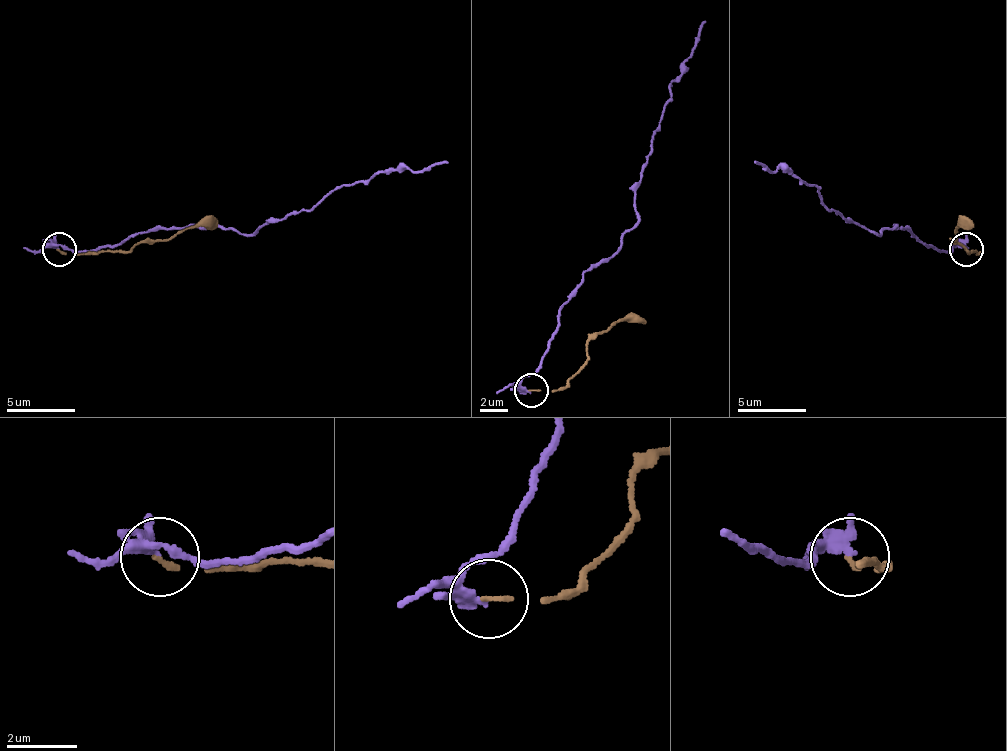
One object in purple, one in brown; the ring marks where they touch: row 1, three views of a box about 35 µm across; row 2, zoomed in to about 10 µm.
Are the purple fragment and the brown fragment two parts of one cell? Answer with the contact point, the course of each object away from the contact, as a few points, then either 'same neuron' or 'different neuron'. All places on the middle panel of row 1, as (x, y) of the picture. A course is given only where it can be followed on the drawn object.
(531, 390) | purple via (531, 389), (521, 382), (539, 365), (573, 290), (636, 222), (636, 184), (663, 106), (703, 21) | brown via (531, 389), (560, 389), (587, 359), (588, 341), (640, 318) | different neuron

